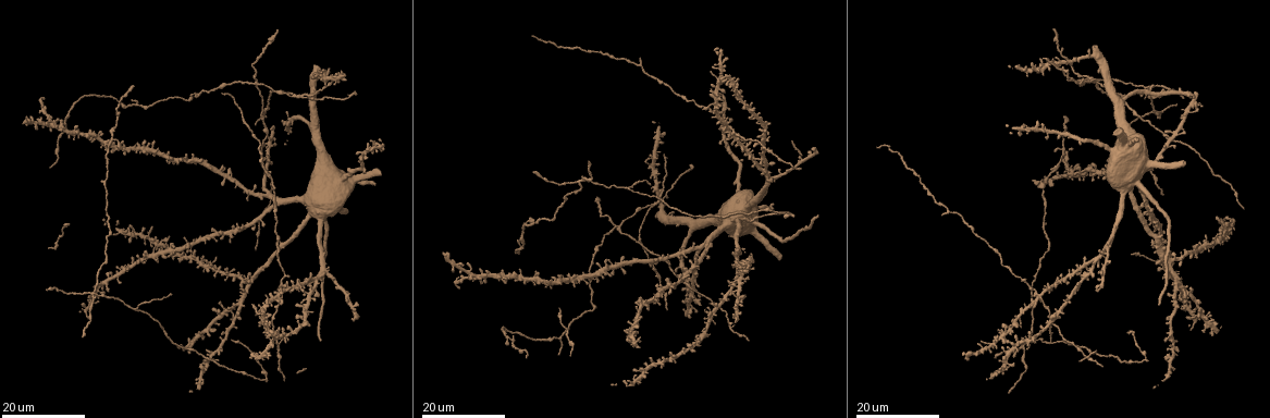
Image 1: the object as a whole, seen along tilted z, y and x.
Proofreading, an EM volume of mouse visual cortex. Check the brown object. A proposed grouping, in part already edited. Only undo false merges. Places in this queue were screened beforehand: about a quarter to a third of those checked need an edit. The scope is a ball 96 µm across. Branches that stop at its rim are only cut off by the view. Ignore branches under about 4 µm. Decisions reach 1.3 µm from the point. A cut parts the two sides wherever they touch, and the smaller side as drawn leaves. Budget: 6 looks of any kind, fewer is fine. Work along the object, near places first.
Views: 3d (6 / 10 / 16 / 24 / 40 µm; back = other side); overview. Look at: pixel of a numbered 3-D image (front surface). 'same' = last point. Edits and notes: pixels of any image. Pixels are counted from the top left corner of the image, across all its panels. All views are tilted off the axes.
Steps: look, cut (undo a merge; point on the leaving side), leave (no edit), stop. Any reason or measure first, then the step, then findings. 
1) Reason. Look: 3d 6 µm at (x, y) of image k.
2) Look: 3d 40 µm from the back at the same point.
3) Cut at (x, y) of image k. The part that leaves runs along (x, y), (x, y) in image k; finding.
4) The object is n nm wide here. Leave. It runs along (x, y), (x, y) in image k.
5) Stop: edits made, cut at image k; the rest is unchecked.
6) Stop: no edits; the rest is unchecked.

Two arms in line, one across. Look: 3d 24 µm at (1053, 344) of image 1.

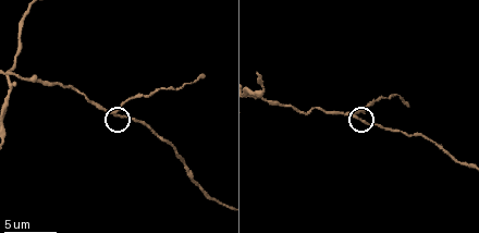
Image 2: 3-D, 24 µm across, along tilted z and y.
Look: 3d 6 µm at (357, 116) of image 2.

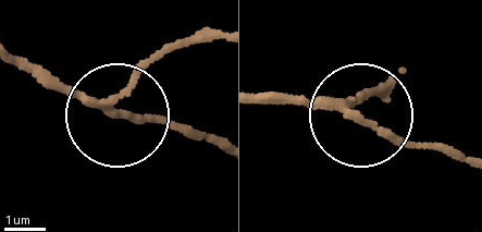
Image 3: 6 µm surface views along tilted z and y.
Cut at (147, 65) of image 3. The part that leaves runs along (98, 101), (171, 50), (221, 36) in image 3; two cells meet here.

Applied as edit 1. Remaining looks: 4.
Look: overview.

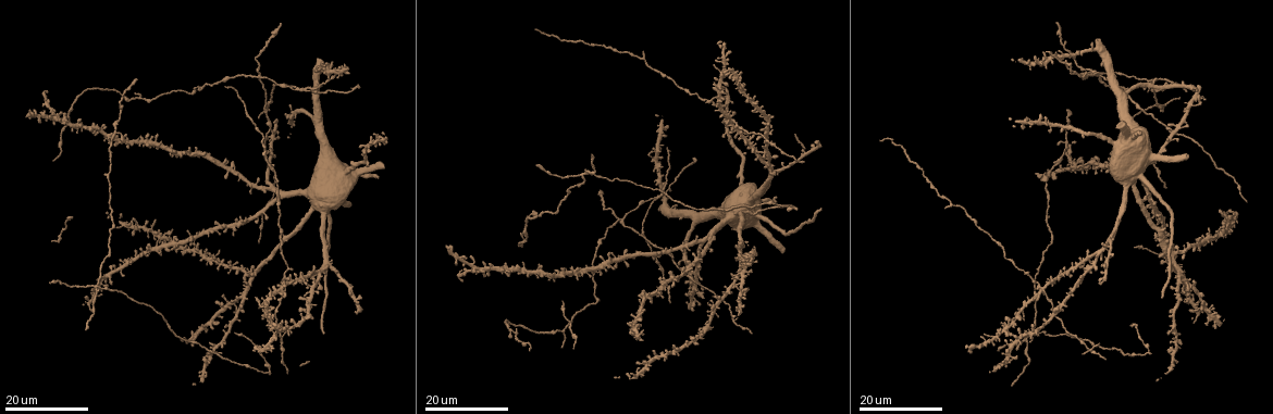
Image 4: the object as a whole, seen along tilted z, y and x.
Look: 3d 24 µm at (581, 174) of image 4.

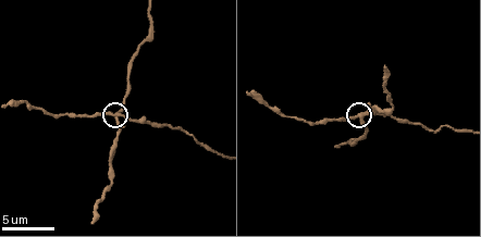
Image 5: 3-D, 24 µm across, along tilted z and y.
Look: 3d 6 µm at (362, 114) of image 5.

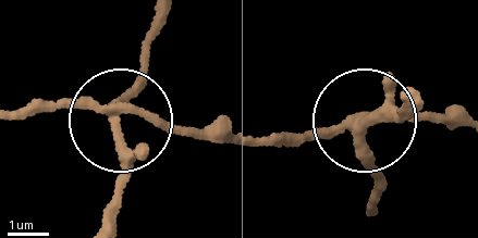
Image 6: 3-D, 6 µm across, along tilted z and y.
Cut at (141, 152) of image 6. The part that leaves runs along (113, 110), (147, 30) in image 6; a second cell is stuck on.

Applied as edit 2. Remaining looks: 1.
Stop: edits made, cut at image 3, cut at image 6; the rest is unchecked.

